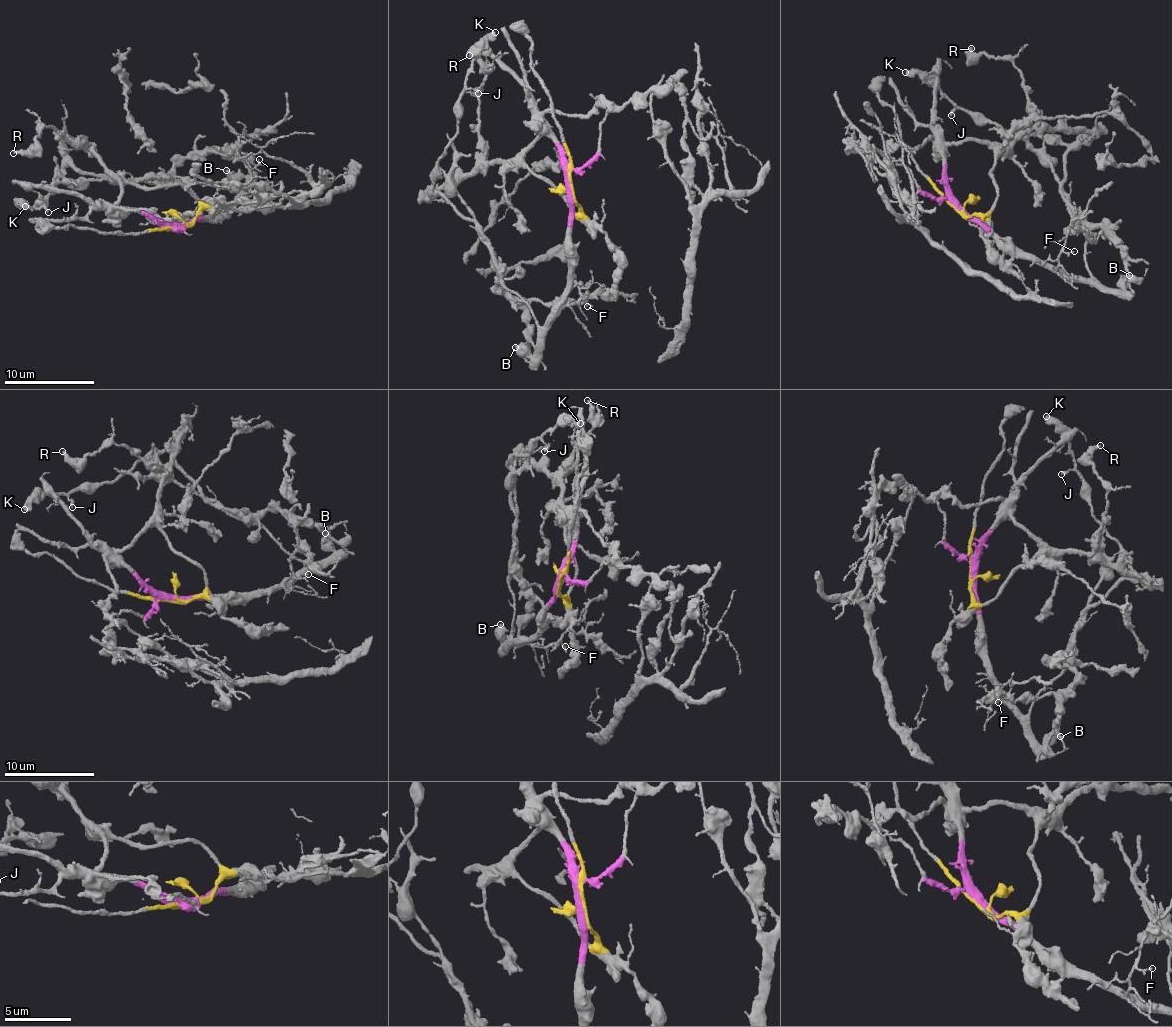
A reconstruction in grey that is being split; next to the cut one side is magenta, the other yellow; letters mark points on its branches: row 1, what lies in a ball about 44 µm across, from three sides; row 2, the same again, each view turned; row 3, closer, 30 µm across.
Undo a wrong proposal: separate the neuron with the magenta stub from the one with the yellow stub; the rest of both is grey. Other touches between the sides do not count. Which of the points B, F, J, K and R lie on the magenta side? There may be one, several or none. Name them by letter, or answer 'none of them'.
B, F

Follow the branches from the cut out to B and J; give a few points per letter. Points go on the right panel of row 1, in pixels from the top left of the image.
B: (954, 207), (981, 218), (1002, 240), (1071, 274), (1113, 288), (1122, 287), (1129, 274)
J: (954, 207), (970, 217), (992, 207), (991, 170), (1027, 131), (1088, 134), (1073, 143), (950, 116)

